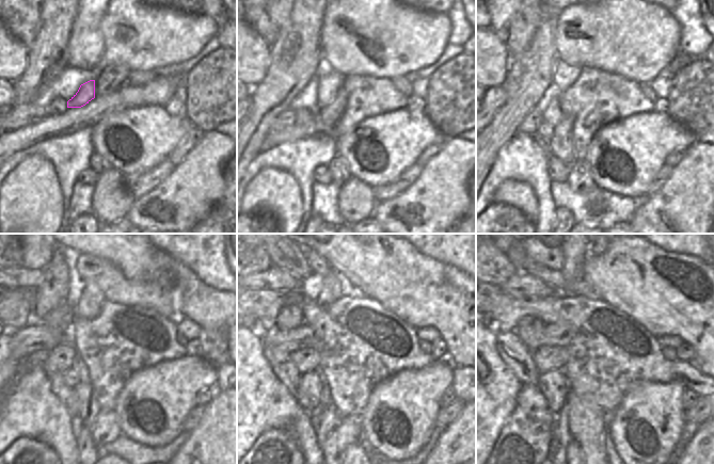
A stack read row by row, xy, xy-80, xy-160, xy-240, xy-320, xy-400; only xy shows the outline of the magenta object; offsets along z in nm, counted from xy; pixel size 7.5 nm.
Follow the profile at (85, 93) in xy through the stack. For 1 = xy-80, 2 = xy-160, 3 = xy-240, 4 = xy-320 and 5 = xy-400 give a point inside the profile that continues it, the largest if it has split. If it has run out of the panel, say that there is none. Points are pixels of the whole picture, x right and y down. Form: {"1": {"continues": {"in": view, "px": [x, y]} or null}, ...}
{"1": {"continues": {"in": "xy-80", "px": [327, 85]}}, "2": {"continues": {"in": "xy-160", "px": [564, 76]}}, "3": {"continues": {"in": "xy-240", "px": [88, 306]}}, "4": {"continues": {"in": "xy-320", "px": [335, 285]}}, "5": {"continues": {"in": "xy-400", "px": [575, 255]}}}

